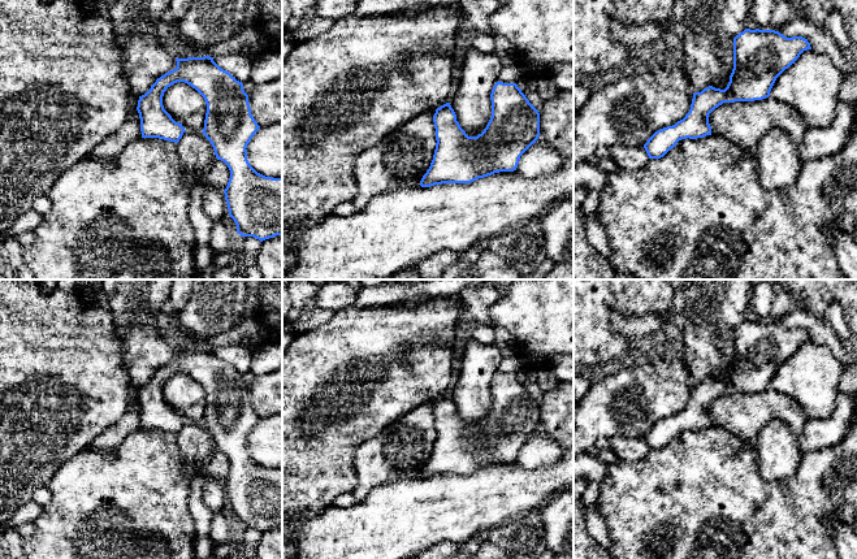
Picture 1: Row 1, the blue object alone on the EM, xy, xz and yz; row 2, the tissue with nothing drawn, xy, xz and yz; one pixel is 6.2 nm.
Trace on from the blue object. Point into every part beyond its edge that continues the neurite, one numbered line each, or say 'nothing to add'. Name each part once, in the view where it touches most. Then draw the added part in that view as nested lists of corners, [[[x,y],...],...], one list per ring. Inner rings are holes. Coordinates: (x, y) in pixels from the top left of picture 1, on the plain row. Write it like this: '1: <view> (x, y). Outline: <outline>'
nothing to add

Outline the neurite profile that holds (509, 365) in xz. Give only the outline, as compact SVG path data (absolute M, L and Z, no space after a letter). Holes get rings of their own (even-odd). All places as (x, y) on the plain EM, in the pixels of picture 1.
M515 355L511 358L502 358L502 361L498 367L498 372L503 374L518 374L520 370L523 370L524 363L521 360L520 355Z

